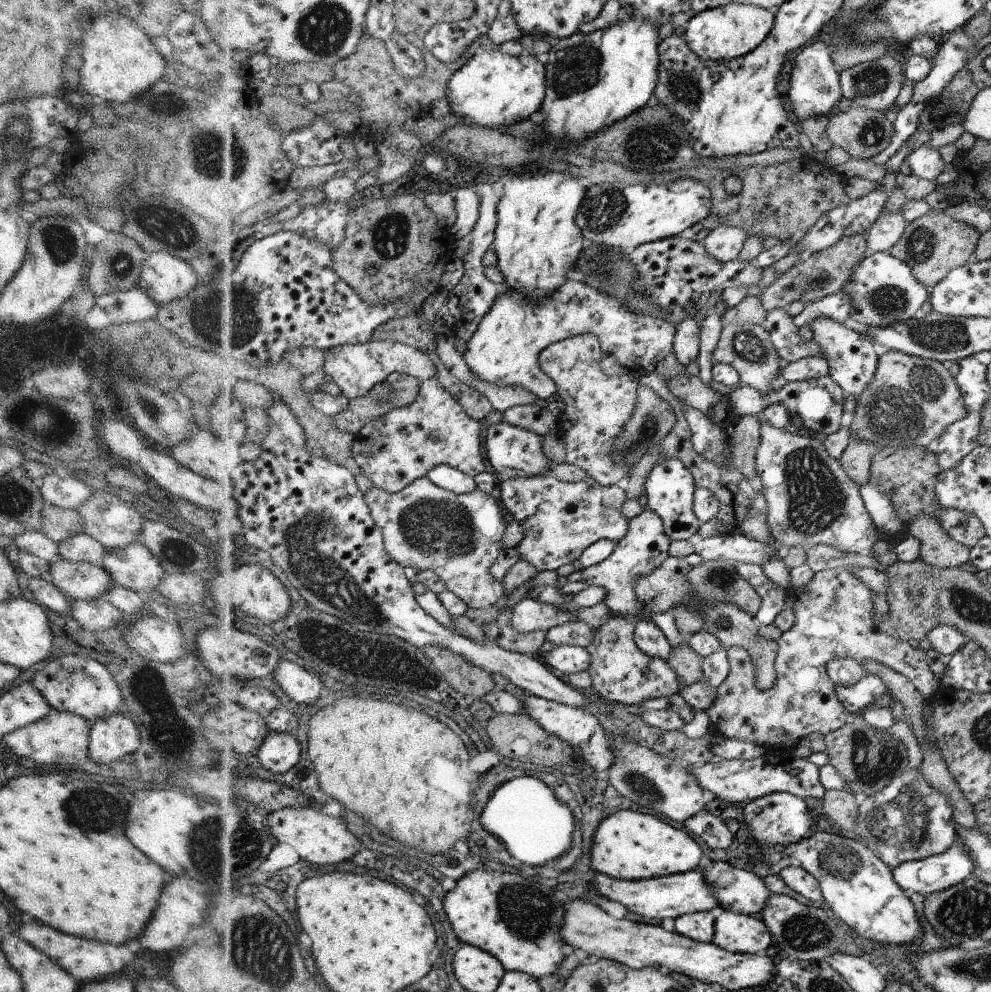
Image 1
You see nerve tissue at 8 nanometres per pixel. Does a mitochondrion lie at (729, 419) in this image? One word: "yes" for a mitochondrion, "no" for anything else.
no

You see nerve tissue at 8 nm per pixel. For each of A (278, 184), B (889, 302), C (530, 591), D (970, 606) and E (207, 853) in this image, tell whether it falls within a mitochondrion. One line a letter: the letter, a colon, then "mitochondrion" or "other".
A: other
B: mitochondrion
C: other
D: mitochondrion
E: mitochondrion

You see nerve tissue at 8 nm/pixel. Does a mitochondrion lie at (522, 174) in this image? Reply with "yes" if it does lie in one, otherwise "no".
no

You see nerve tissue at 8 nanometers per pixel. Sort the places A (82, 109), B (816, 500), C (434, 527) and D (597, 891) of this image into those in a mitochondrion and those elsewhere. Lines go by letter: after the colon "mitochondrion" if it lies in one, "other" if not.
A: other
B: mitochondrion
C: mitochondrion
D: other

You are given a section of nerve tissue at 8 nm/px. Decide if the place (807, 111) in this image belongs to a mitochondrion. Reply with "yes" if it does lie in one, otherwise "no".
no

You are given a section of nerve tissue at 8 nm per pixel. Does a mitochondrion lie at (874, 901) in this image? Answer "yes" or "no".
no

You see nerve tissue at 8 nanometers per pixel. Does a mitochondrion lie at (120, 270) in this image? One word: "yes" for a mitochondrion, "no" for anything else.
yes

